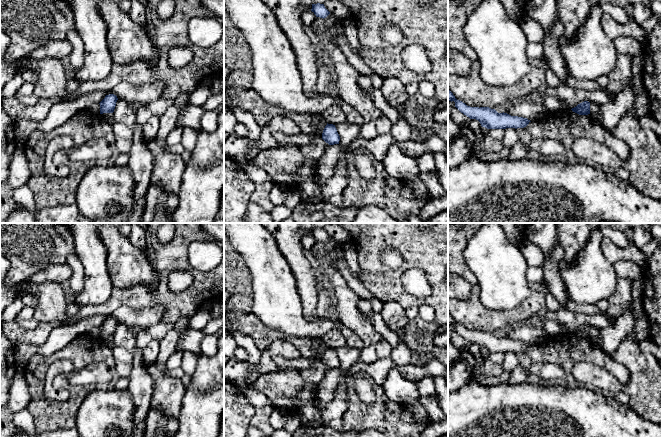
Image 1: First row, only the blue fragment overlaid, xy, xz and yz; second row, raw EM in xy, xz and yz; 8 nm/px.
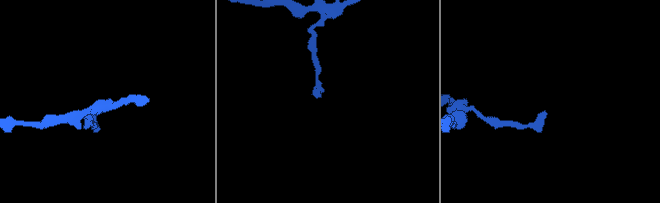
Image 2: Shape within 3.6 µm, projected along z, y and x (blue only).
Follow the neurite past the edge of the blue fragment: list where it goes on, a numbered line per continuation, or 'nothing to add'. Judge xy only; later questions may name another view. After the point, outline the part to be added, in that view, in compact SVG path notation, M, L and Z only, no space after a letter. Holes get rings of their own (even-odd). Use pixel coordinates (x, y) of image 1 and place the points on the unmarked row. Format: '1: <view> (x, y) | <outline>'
nothing to add

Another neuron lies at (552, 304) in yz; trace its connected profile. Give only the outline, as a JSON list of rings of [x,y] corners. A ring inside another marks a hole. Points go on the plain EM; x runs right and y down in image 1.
[[[548,290],[545,295],[546,309],[547,311],[556,312],[561,306],[554,295]]]

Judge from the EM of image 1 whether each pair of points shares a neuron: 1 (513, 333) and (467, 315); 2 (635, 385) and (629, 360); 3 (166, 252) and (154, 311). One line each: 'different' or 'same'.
1: different
2: same
3: different

